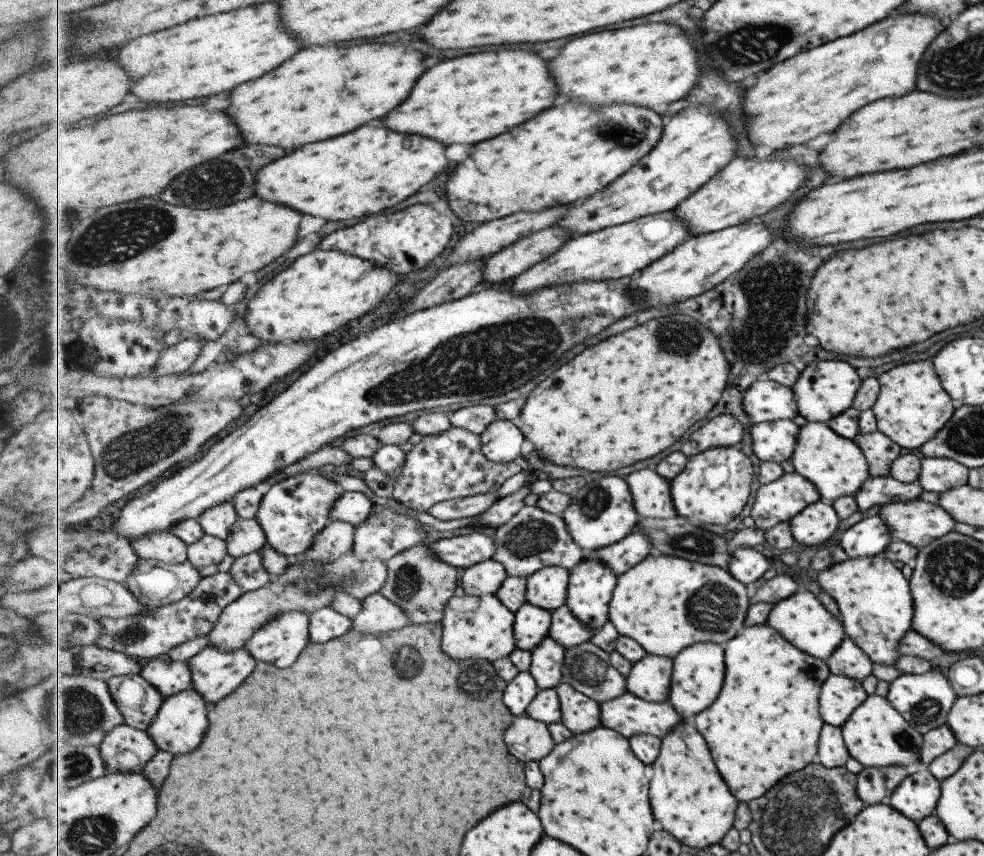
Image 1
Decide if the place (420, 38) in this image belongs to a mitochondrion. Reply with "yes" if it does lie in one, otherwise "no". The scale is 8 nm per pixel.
no

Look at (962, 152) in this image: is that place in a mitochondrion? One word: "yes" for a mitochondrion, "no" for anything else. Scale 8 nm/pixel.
no

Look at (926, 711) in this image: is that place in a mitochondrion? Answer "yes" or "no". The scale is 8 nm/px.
yes

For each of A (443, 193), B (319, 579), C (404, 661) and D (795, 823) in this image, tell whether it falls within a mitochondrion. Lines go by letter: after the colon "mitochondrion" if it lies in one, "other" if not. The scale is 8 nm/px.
A: other
B: mitochondrion
C: mitochondrion
D: mitochondrion

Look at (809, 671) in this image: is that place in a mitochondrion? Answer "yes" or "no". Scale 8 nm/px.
yes

